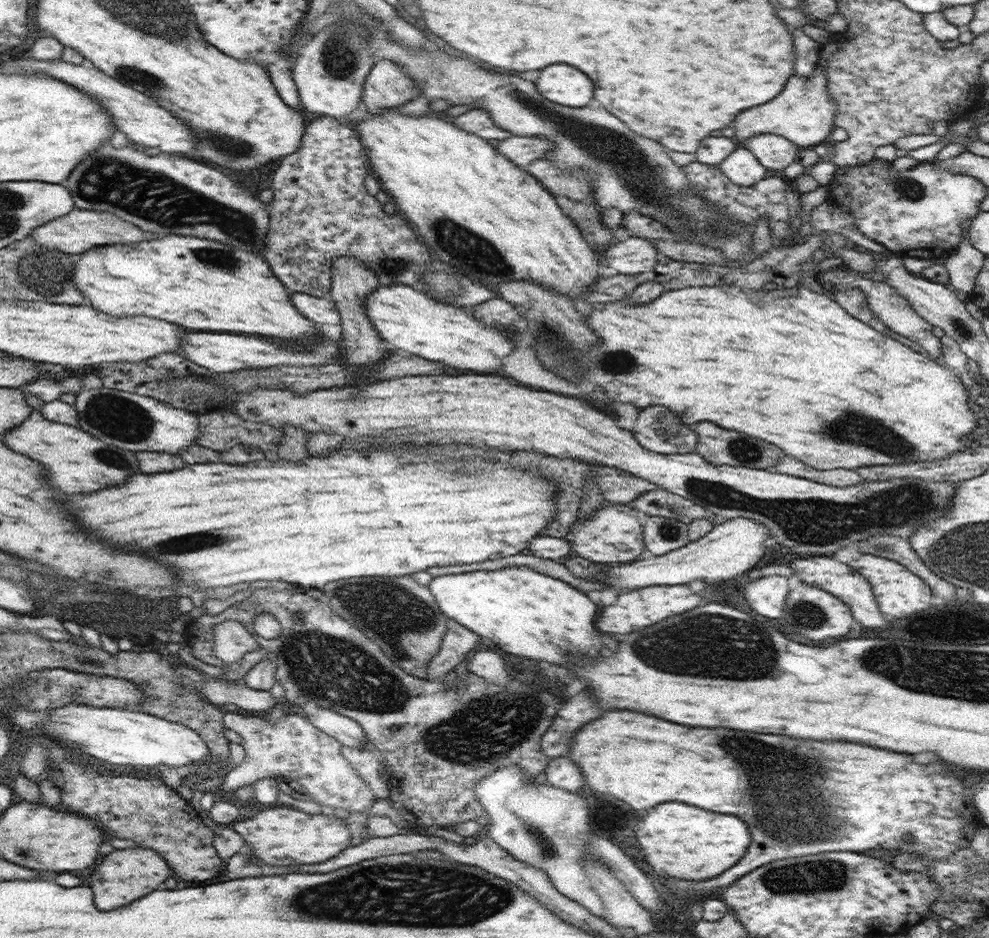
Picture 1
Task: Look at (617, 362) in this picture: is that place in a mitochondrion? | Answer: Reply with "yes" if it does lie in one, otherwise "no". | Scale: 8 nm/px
yes

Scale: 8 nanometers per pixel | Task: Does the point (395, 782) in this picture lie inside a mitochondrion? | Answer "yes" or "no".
no

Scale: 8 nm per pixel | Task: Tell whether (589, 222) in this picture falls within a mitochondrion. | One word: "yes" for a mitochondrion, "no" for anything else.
yes

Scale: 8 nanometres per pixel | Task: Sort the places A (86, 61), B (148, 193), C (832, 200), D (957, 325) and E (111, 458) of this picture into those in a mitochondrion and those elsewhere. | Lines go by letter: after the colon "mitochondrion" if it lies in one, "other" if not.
A: other
B: mitochondrion
C: other
D: mitochondrion
E: mitochondrion

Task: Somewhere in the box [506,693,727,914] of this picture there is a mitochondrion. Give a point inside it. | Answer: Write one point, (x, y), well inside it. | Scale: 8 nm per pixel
(545, 849)

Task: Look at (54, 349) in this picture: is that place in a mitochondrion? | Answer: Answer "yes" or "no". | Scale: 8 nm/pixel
no

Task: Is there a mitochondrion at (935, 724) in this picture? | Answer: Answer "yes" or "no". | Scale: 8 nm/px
no

